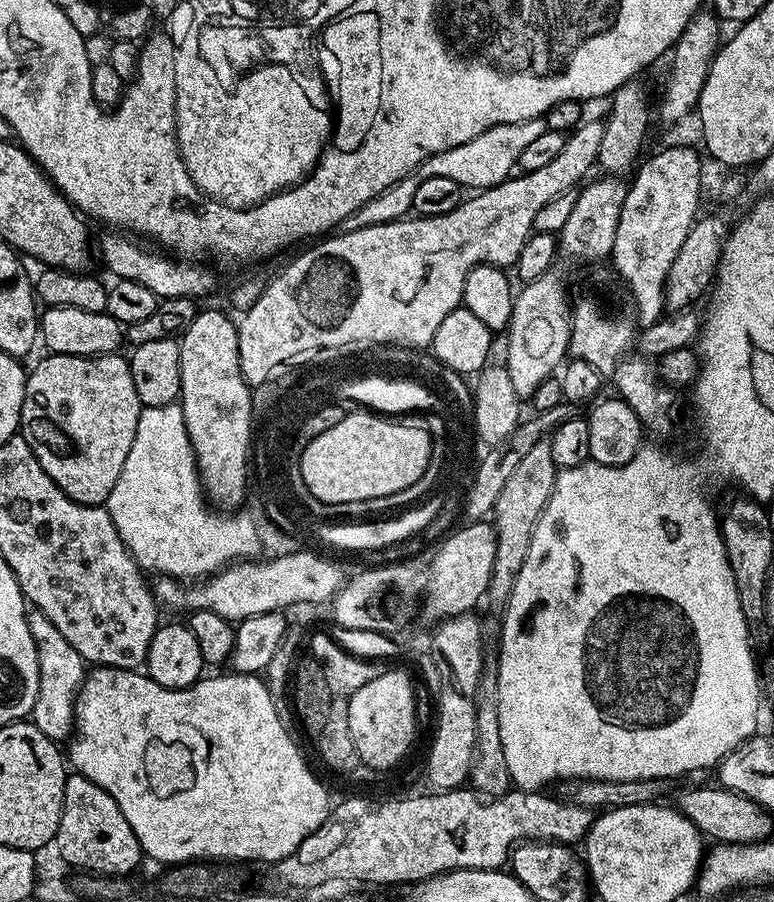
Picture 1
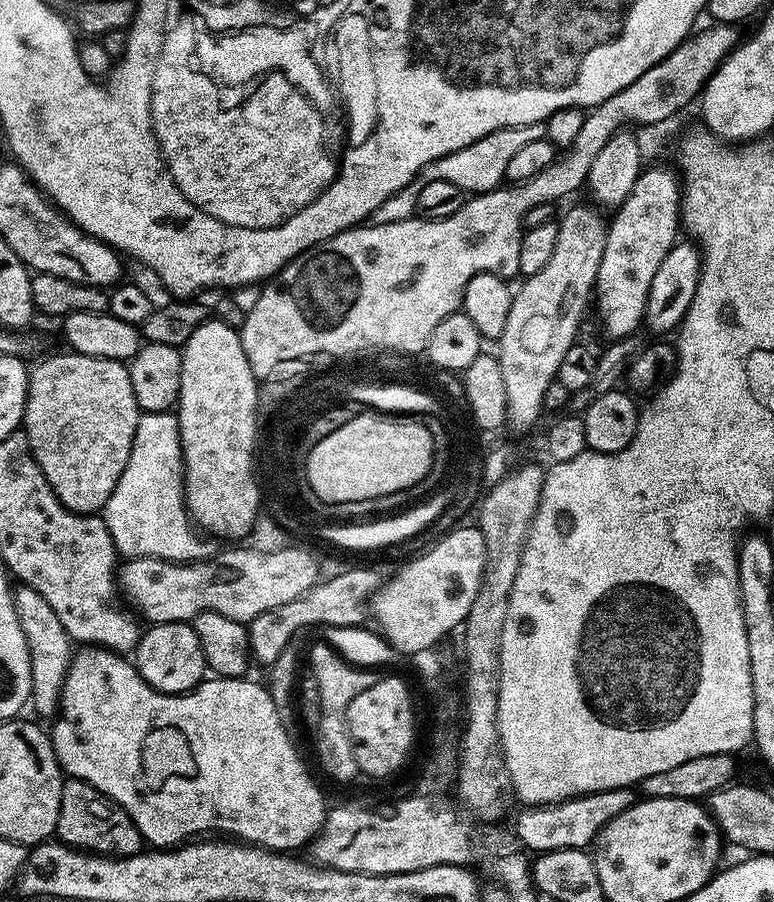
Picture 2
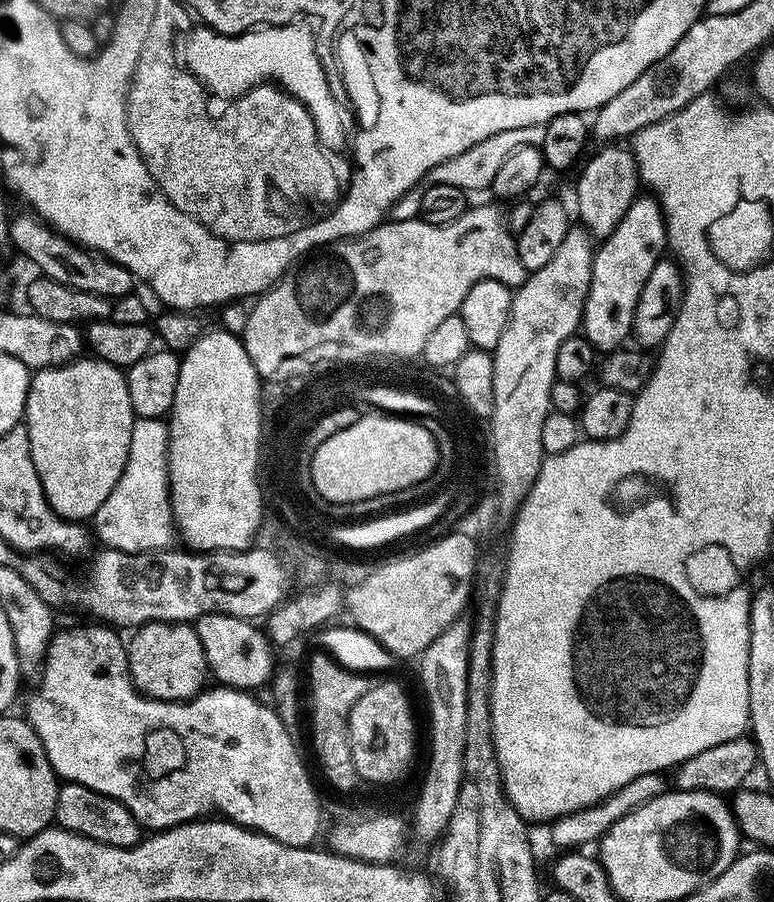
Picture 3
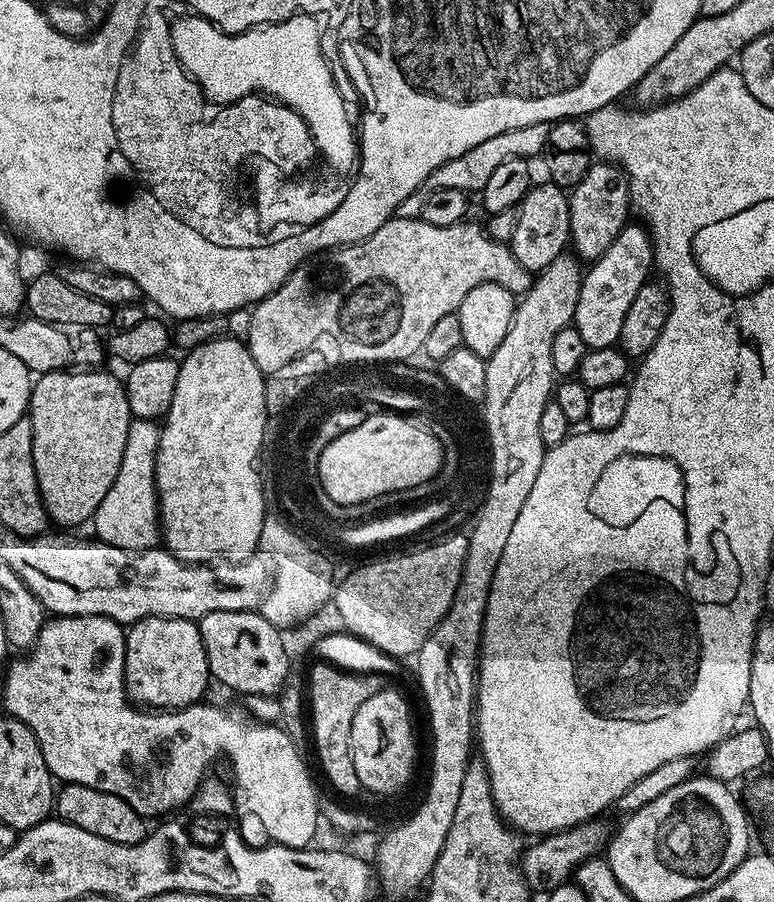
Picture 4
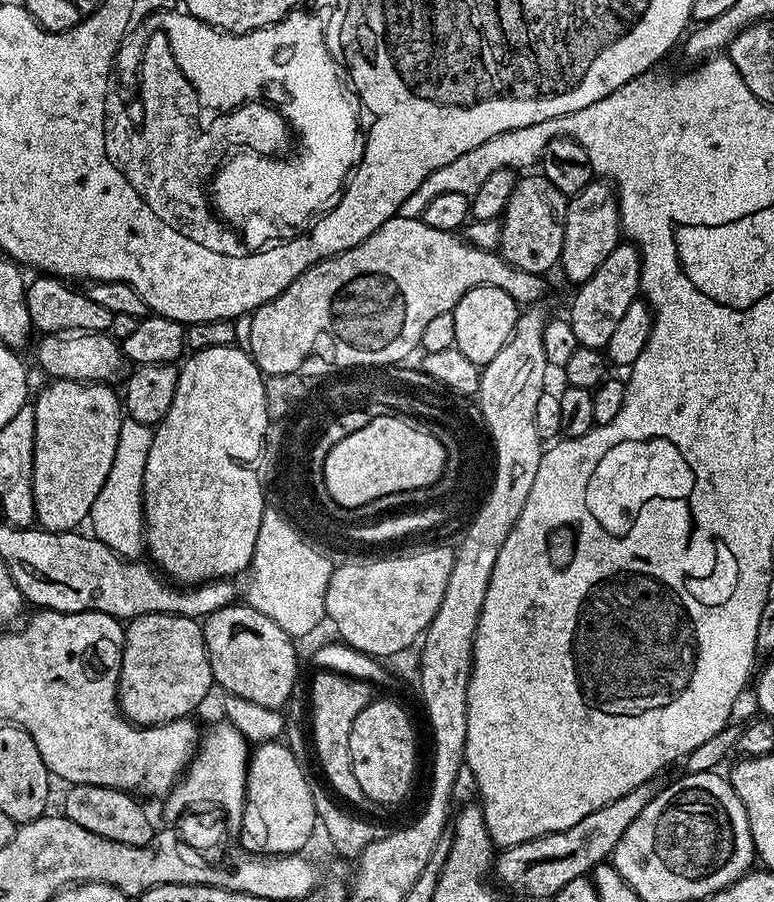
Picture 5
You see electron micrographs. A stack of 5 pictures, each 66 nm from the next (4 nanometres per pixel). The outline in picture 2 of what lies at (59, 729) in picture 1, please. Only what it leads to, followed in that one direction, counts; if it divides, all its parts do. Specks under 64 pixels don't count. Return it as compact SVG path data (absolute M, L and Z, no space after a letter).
M17 587L12 593L14 610L18 614L18 622L22 626L22 634L26 638L26 646L30 650L30 708L40 716L57 715L60 706L60 695L68 668L72 665L74 655L73 641L69 640L62 622L58 622L58 614L50 607L50 602L38 594L33 588Z

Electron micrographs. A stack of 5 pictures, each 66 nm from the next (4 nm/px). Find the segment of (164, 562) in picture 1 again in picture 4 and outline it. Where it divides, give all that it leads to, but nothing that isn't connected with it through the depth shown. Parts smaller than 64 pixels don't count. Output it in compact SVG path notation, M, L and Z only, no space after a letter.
M133 418L130 422L130 430L126 430L126 450L122 450L122 466L118 466L118 478L114 478L114 486L110 486L106 498L102 498L102 506L98 506L90 521L91 527L96 527L95 539L135 552L157 547L162 533L160 504L156 501L154 466L160 430L161 425L154 420Z

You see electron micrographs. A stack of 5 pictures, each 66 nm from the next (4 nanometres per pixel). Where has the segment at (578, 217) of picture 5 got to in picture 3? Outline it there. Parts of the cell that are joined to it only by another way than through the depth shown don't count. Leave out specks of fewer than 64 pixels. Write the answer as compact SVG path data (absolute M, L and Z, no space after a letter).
M612 142L601 147L604 148L601 152L594 153L592 157L589 155L583 161L579 169L580 177L576 180L576 212L580 215L579 223L596 242L603 242L614 230L614 226L622 222L622 214L630 210L641 187L631 147L619 148L620 146L619 143Z

